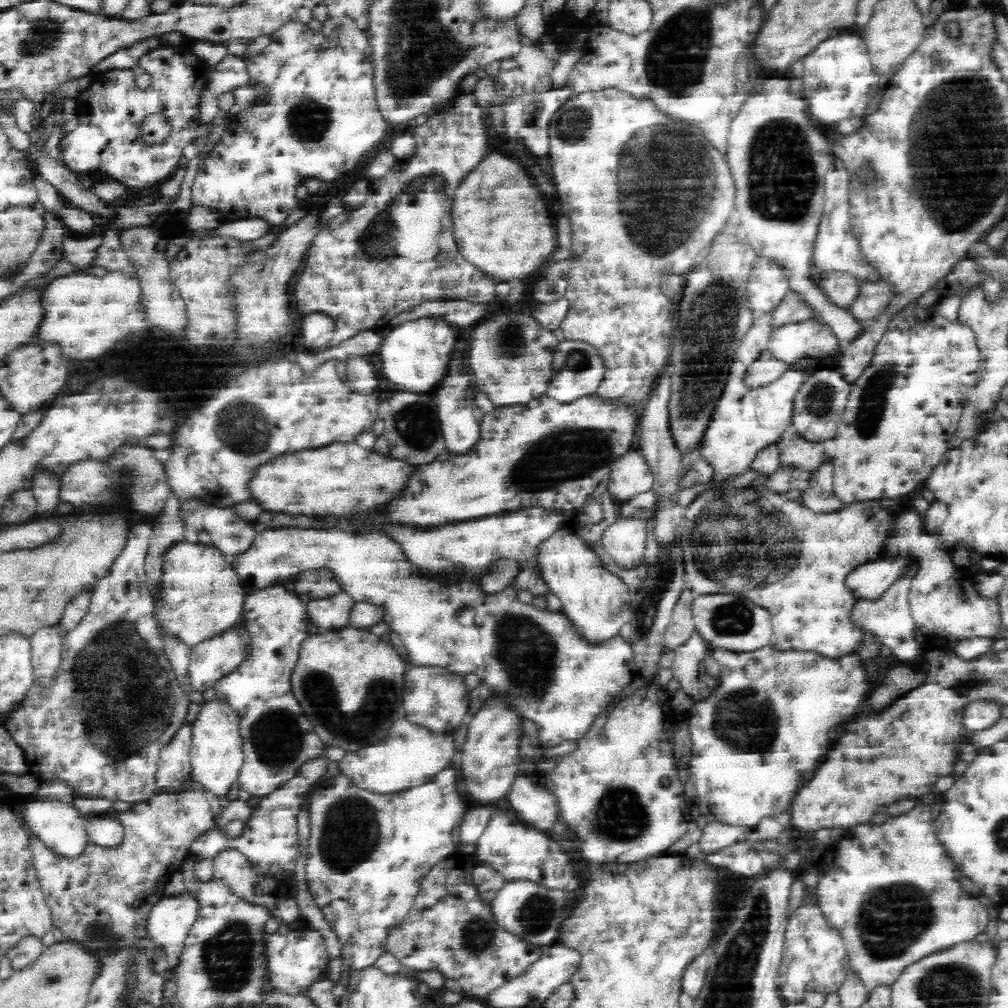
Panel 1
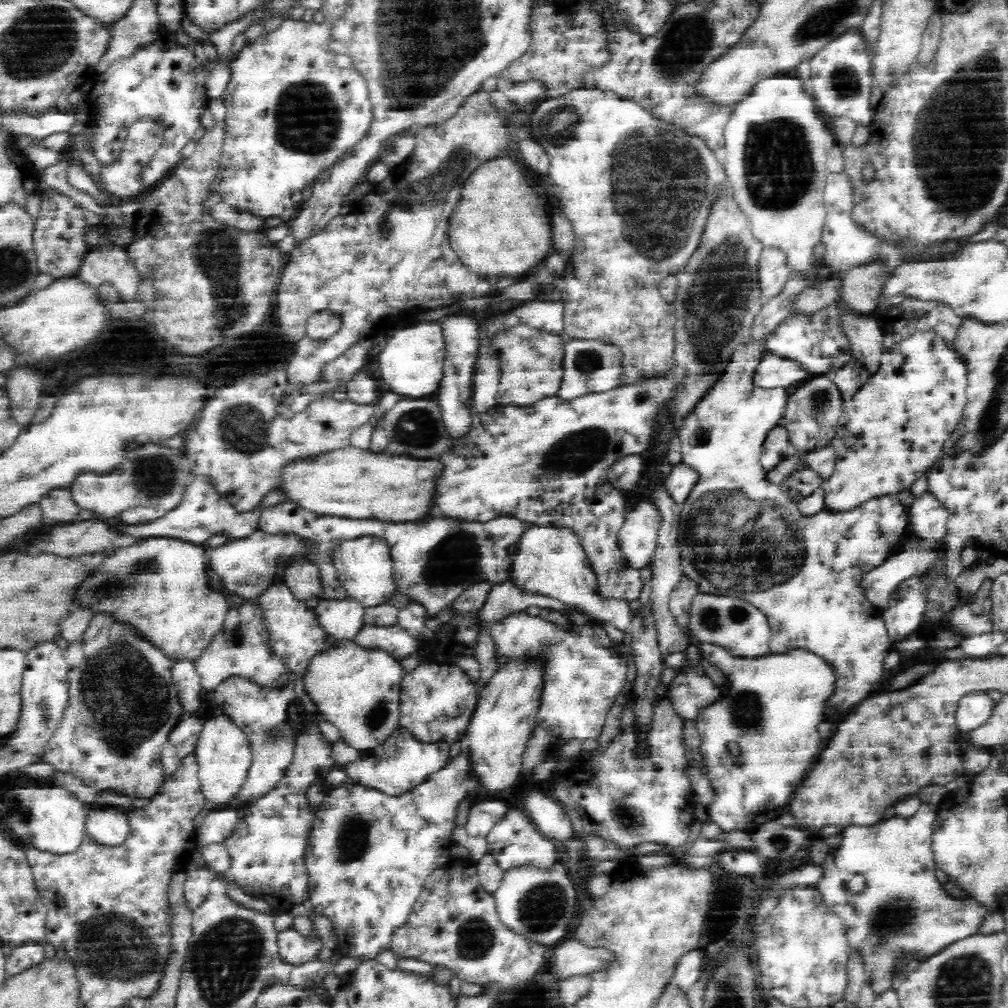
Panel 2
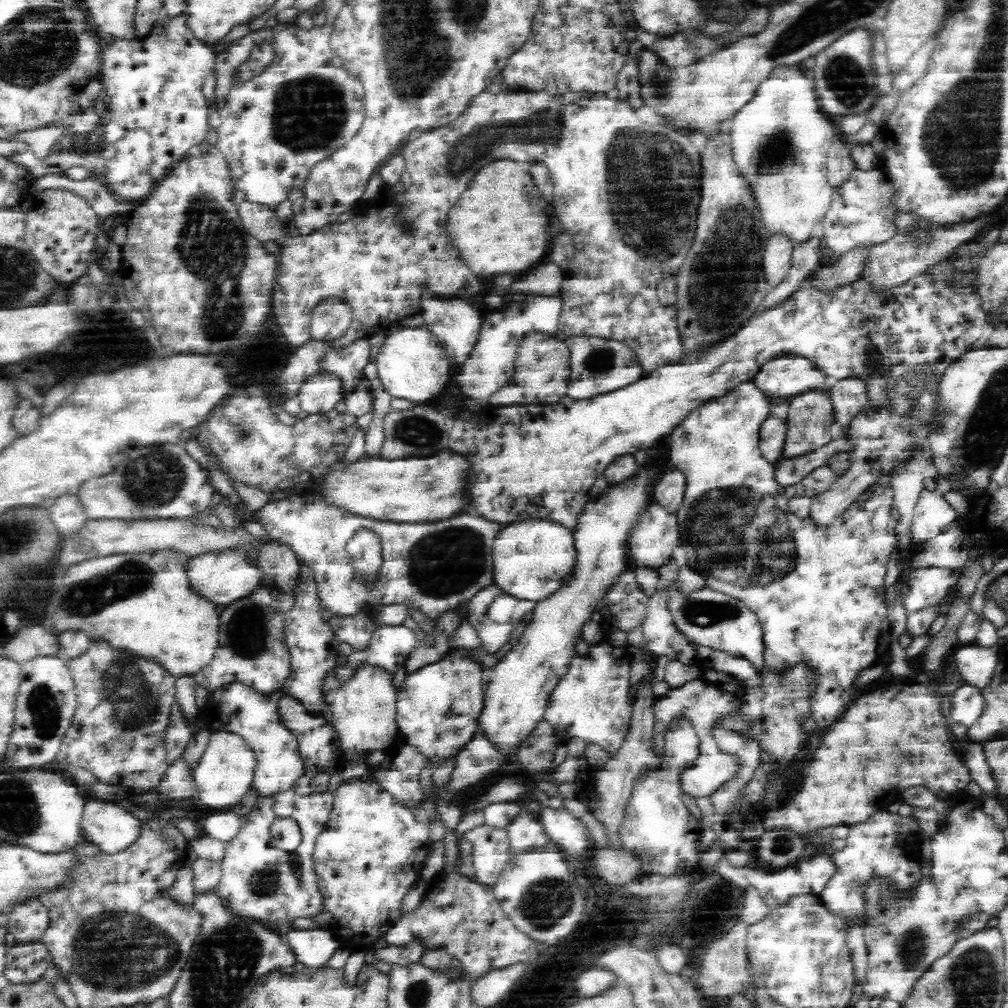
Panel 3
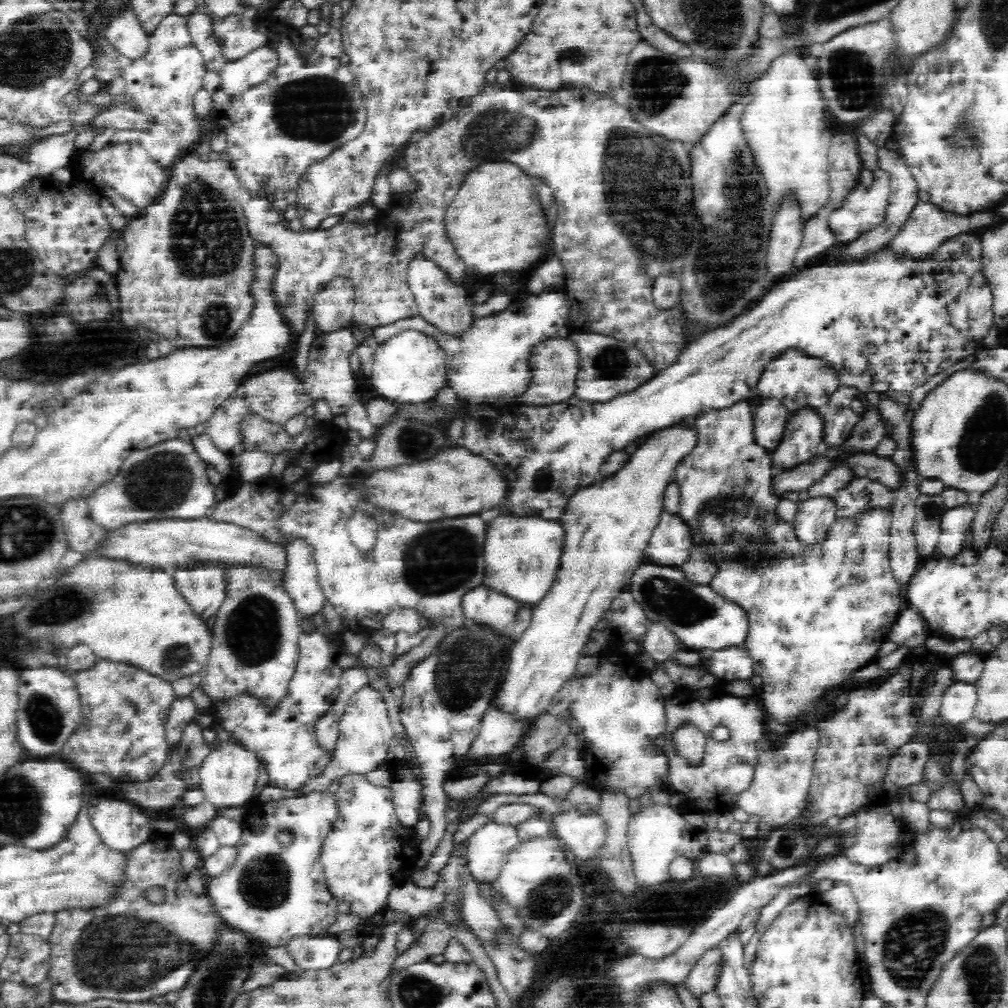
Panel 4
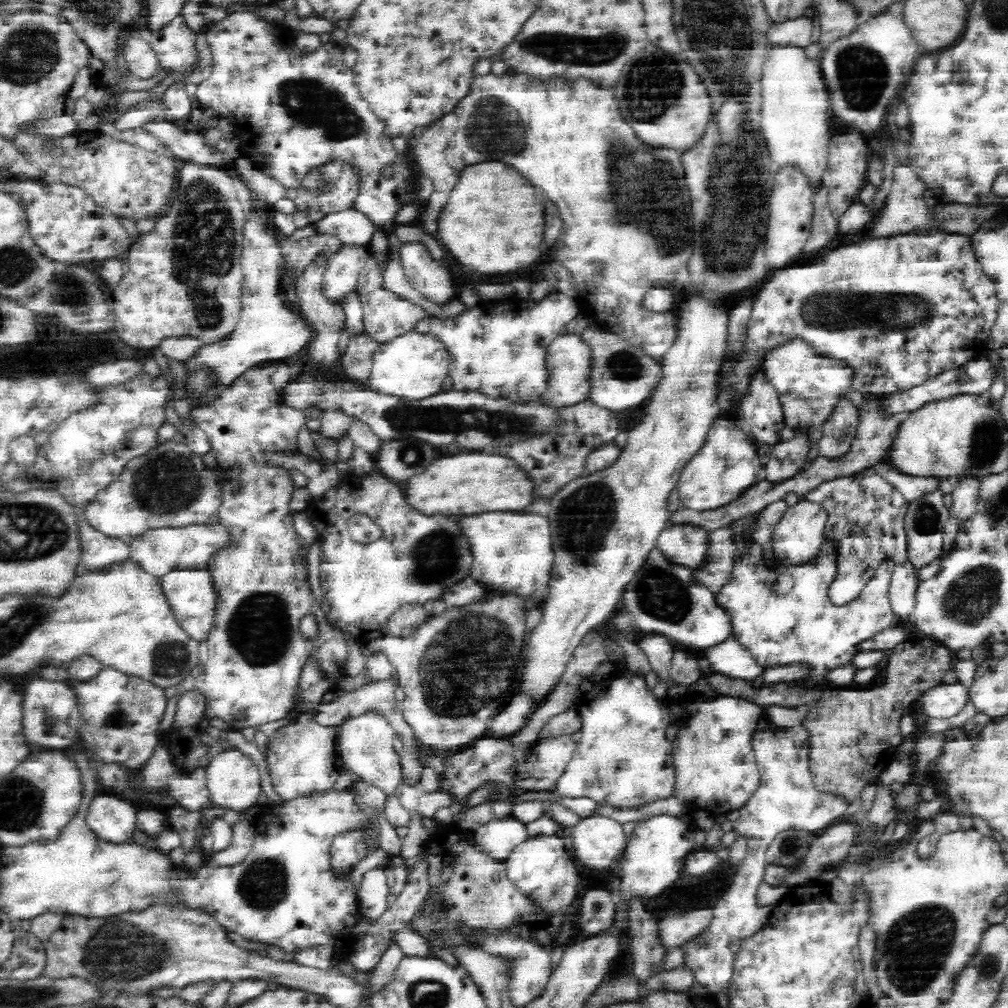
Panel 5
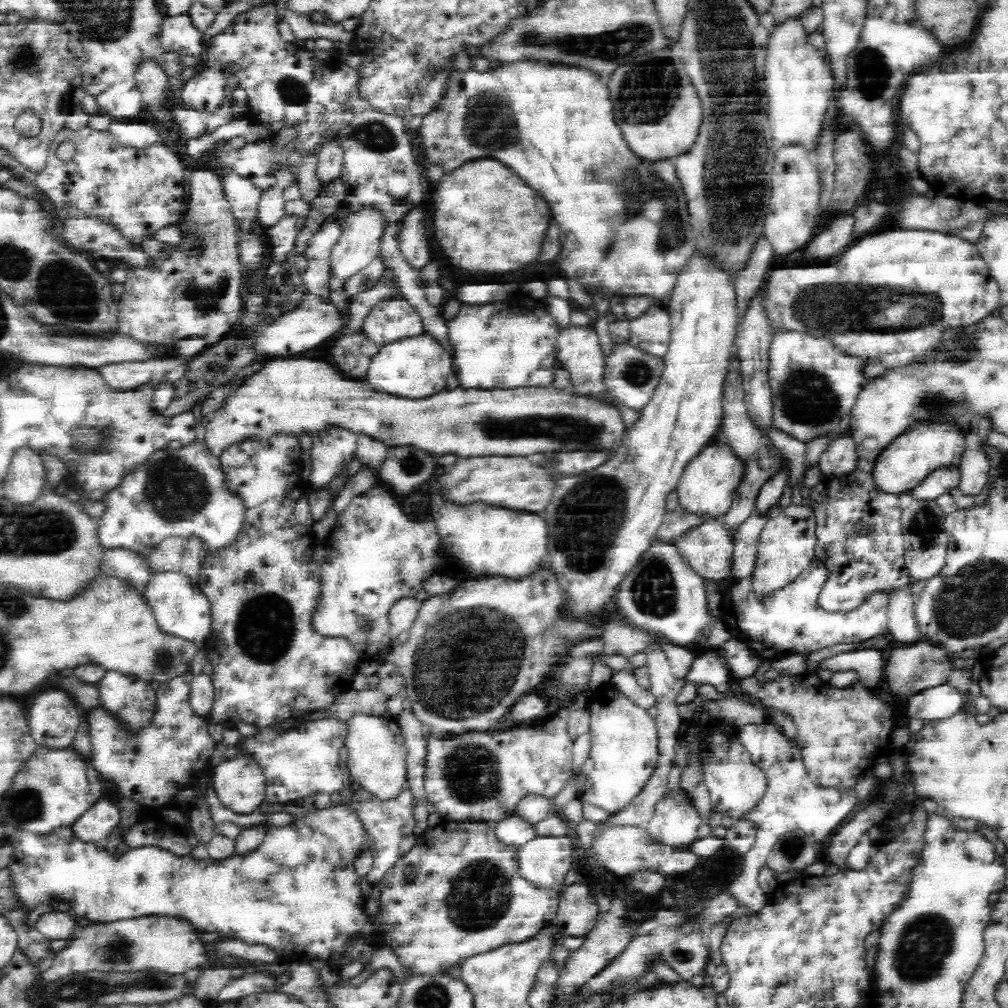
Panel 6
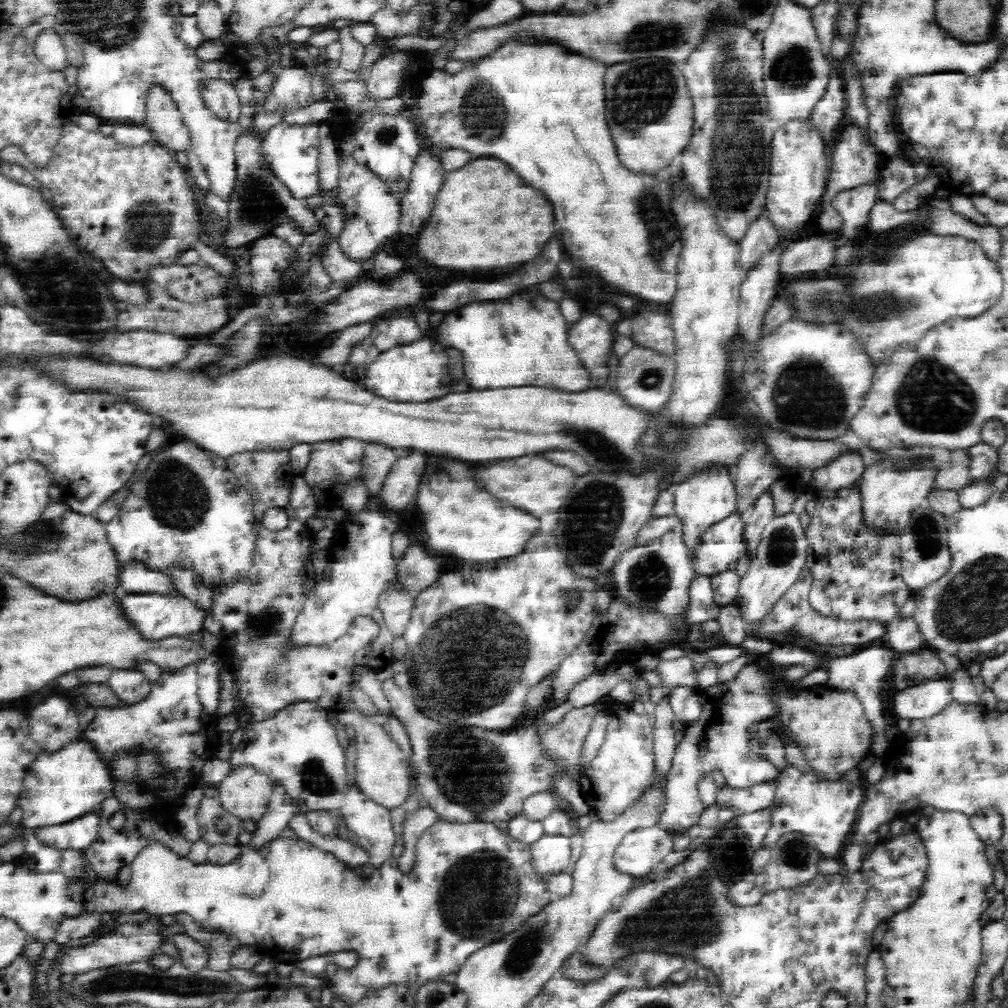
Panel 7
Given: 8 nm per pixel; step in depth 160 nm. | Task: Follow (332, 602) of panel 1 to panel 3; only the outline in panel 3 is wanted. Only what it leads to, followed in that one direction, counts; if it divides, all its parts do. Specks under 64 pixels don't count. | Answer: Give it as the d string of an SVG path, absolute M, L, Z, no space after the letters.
M362 611L351 615L326 614L326 619L334 637L340 642L350 644L356 650L364 650L376 630L373 620Z

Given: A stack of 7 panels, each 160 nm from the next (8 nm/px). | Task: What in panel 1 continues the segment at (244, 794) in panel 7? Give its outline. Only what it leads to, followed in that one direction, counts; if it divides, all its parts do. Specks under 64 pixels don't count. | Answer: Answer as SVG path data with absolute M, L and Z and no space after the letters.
M215 698L202 702L200 712L191 725L191 760L193 778L204 792L216 796L228 794L243 763L242 737L239 733L239 716L224 699Z

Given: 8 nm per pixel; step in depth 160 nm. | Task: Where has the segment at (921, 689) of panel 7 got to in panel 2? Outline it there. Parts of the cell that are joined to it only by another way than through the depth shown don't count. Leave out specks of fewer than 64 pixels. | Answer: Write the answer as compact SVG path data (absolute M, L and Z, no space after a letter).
M987 693L966 694L960 699L956 710L955 719L958 730L972 732L980 728L992 716L995 706L995 702Z

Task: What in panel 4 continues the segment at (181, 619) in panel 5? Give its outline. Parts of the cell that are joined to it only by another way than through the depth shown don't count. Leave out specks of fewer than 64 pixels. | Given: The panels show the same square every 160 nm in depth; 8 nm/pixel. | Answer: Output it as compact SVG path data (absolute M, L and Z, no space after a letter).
M216 561L215 563L200 564L190 569L171 570L171 573L180 594L183 594L183 597L192 605L192 609L200 614L200 617L209 619L217 613L226 598L229 586L229 572L224 563Z

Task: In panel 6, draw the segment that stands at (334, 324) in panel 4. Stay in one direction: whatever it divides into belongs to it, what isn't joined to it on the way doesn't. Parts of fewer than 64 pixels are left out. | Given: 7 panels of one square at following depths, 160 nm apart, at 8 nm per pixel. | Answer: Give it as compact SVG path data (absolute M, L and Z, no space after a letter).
M362 210L362 212L349 212L342 236L334 245L328 255L330 263L329 275L331 278L338 278L341 282L352 278L360 270L368 266L379 254L380 237L383 229L383 218L375 210Z

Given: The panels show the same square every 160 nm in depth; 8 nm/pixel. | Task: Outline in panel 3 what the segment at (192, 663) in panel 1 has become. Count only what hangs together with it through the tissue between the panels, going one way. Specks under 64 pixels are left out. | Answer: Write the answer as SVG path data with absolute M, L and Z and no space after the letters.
M266 586L260 587L249 598L242 598L225 606L219 616L219 642L215 654L210 662L195 672L195 681L204 686L206 690L214 692L221 686L237 683L252 687L254 690L264 694L280 690L291 673L290 655L284 643L283 626L285 612L295 603L291 596L271 594L271 589Z

